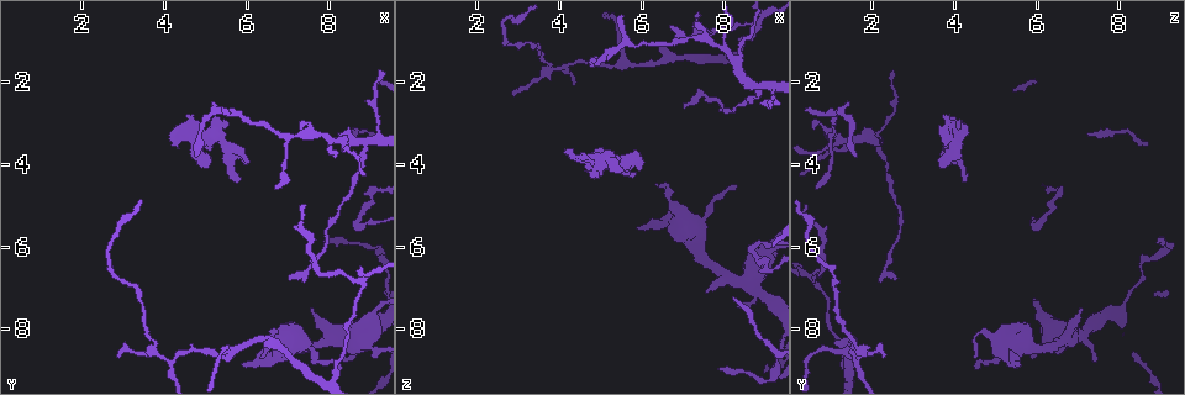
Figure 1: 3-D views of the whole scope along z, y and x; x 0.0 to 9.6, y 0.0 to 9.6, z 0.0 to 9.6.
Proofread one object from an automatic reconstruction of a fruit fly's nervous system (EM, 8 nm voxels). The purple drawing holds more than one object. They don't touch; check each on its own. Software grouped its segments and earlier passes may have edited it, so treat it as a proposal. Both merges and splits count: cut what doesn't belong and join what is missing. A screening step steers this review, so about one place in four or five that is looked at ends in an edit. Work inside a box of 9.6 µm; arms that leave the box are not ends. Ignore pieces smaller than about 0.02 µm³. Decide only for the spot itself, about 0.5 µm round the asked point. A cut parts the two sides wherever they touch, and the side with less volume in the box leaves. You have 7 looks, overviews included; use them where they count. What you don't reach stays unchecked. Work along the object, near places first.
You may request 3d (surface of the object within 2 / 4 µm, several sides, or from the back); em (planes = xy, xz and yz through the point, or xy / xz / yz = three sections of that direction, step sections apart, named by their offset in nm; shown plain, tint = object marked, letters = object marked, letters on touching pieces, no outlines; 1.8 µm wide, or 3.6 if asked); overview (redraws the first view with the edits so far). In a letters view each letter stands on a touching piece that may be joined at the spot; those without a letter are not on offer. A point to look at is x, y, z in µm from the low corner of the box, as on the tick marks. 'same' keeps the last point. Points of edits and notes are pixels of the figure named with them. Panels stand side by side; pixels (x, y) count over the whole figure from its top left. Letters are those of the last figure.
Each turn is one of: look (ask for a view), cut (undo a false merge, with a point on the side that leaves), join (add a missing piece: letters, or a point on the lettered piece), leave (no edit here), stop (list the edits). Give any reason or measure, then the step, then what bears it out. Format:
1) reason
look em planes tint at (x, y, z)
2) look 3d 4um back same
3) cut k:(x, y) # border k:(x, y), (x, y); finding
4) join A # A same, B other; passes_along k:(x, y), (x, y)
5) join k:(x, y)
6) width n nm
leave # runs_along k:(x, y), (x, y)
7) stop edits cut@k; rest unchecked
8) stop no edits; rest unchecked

thin end
look 3d 4um at (4.75, 3.85, 1.65)

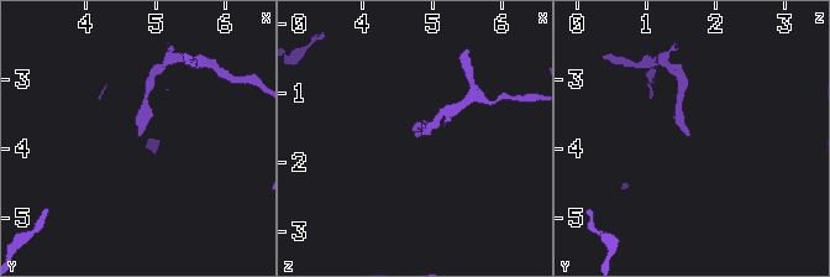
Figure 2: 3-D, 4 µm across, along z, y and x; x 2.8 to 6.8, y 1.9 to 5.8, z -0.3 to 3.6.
shape alone is not enough
look em 3.6um planes letters at (4.75, 3.85, 1.65)

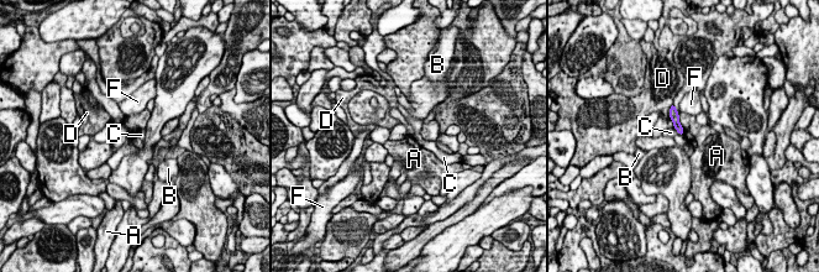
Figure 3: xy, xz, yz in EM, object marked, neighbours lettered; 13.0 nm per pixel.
leave # A other, B other, C other, D other, F other; border 3:(678, 114), (678, 121), (684, 134); none of them fits

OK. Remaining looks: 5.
abrupt turn
look 3d 2um at (2.80, 6.60, 1.10)

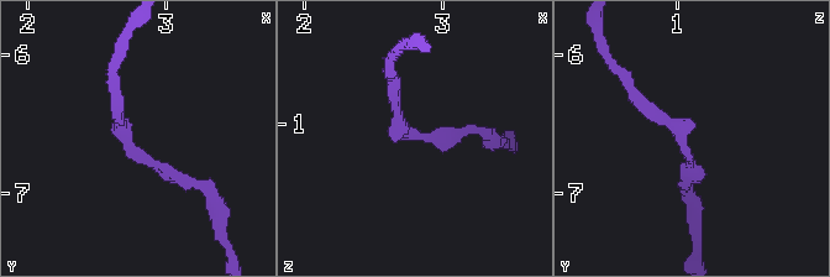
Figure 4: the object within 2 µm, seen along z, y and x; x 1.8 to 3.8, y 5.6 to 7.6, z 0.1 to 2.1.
look em planes letters at (2.76, 6.66, 1.06)

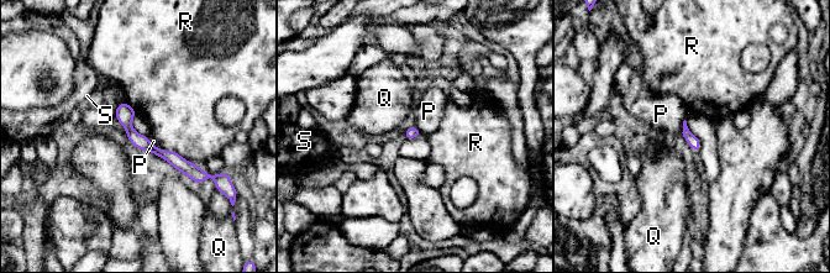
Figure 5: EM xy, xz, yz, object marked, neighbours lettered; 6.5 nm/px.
width 80 nm
leave # P other, Q other, R other, S other; border 5:(684, 119), (682, 135); continuous, no second neuron

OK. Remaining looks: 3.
branch stops here
look em planes letters at (4.65, 2.90, 4.20)

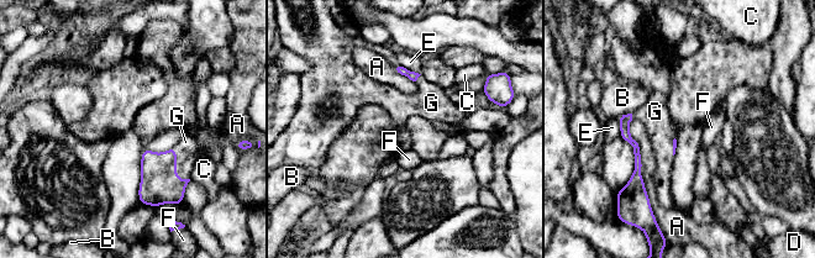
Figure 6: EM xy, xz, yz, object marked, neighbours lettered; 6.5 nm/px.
join G # A other, B other, C other, D other, E other, F other, G same; it goes on there

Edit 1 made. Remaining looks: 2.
stop edits join@6; rest unchecked

